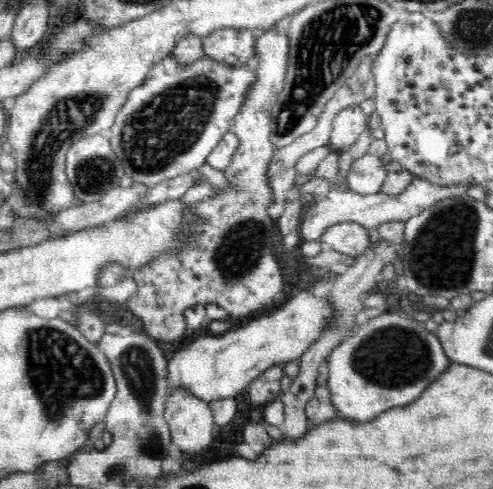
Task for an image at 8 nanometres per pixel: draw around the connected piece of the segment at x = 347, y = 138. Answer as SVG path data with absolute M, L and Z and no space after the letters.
M358 105L342 110L332 120L329 144L338 153L347 151L366 127L367 116Z

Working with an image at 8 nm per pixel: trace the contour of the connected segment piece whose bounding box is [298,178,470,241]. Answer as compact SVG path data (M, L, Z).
M414 178L402 194L386 194L382 191L374 194L360 194L350 190L332 189L319 202L314 201L310 205L306 205L307 209L302 214L298 231L301 241L320 241L320 234L324 230L342 222L356 222L364 225L364 228L376 231L376 228L384 222L407 221L410 217L420 214L424 208L435 205L444 198L465 196L468 188L470 188L469 185L440 186L422 178Z

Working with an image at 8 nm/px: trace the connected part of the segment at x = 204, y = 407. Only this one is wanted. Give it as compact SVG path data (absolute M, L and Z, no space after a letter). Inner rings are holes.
M172 388L165 402L164 418L170 429L171 442L178 445L184 452L207 452L214 440L212 416L209 404L201 398L189 394L185 388Z

